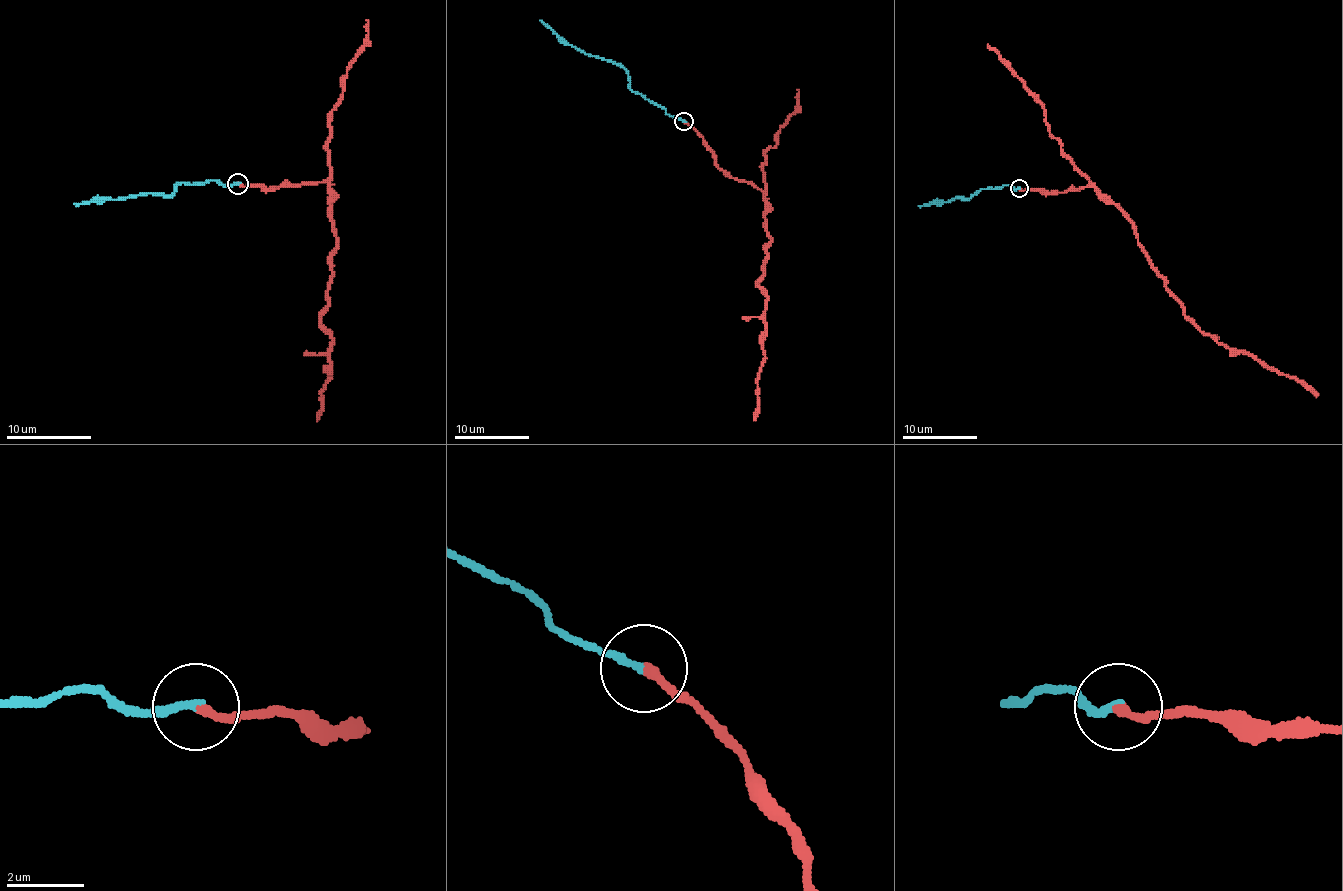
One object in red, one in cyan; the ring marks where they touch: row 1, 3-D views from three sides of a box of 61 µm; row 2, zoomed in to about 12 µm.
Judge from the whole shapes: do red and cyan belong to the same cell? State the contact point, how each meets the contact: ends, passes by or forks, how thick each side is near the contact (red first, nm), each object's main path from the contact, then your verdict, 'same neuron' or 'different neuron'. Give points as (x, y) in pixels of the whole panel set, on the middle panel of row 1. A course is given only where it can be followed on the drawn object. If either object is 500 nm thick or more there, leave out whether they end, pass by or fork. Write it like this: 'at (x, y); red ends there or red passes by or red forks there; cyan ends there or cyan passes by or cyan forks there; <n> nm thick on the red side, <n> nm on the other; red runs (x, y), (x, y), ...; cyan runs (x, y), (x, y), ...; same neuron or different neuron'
at (684, 121); red ends there; cyan ends there; 200 nm thick on the red side, 240 nm on the other; red runs (684, 121), (718, 167), (752, 182), (765, 198), (771, 240), (757, 283), (767, 304), (765, 356), (754, 420); cyan runs (684, 121), (669, 116), (632, 90), (630, 76), (622, 67), (566, 44), (540, 20); same neuron

